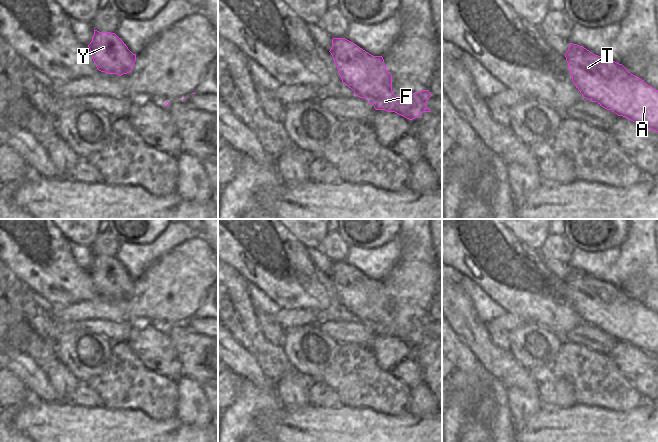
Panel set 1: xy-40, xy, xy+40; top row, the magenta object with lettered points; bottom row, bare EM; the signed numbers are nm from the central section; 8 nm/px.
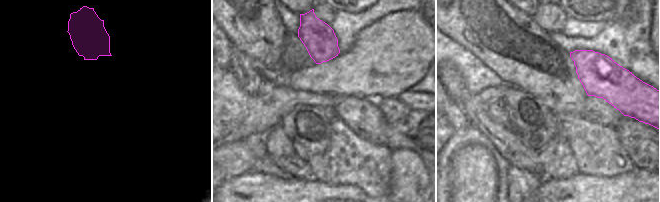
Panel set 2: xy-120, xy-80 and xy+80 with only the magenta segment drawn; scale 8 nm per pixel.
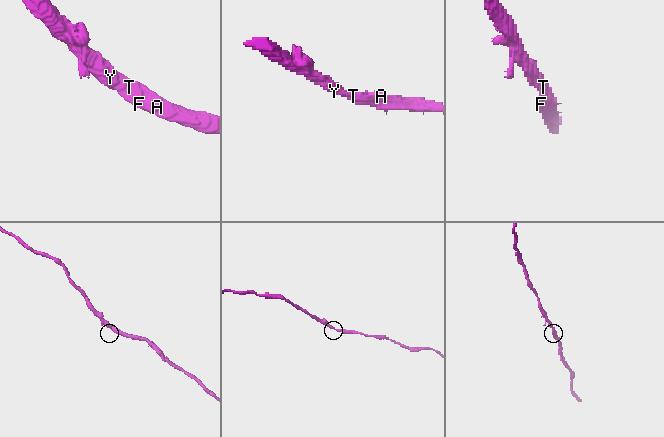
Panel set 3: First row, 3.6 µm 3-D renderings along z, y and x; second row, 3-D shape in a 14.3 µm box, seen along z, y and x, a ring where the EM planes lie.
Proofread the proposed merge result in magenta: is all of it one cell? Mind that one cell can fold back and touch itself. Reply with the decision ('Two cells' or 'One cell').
One cell

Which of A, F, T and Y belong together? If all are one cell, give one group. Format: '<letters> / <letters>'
A F T Y

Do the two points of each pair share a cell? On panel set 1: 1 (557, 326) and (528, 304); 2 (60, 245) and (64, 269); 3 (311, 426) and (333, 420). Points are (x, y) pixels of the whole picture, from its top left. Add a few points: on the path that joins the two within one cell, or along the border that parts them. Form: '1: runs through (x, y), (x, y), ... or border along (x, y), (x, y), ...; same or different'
1: runs through (550, 319), (535, 304); same
2: runs through (60, 251), (60, 263); same
3: runs through (316, 426), (328, 425); same

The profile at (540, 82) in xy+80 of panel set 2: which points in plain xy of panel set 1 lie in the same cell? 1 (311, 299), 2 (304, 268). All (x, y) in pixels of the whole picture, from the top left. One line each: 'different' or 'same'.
1: same
2: same

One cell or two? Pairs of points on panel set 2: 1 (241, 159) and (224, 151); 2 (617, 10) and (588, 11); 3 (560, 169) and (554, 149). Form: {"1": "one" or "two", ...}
{"1": "one", "2": "one", "3": "one"}

